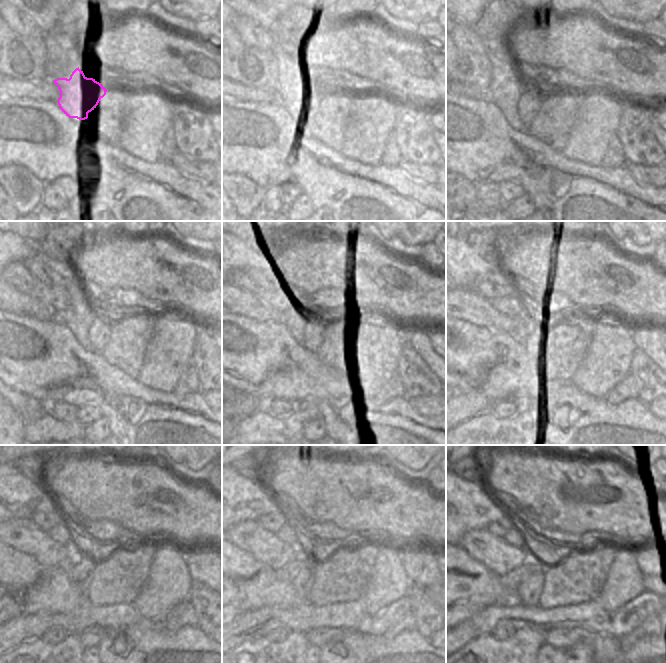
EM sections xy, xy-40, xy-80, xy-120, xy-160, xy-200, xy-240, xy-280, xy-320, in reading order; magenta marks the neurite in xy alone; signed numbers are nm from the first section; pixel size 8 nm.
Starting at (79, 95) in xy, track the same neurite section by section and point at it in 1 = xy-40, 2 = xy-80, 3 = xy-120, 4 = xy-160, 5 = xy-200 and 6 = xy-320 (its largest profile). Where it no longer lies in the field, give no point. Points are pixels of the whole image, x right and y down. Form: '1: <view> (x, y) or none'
1: xy-40 (299, 98)
2: xy-80 (524, 100)
3: xy-120 (79, 327)
4: xy-160 (305, 329)
5: xy-200 (533, 336)
6: xy-320 (525, 591)

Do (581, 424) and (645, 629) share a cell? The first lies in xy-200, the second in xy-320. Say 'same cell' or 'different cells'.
different cells

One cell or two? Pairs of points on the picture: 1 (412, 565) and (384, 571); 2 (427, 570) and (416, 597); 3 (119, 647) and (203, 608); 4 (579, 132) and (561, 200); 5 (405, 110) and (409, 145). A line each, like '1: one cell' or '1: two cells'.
1: two cells
2: two cells
3: two cells
4: two cells
5: one cell

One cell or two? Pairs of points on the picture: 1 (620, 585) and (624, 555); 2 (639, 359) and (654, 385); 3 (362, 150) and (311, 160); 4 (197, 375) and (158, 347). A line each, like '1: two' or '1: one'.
1: one
2: one
3: two
4: two

